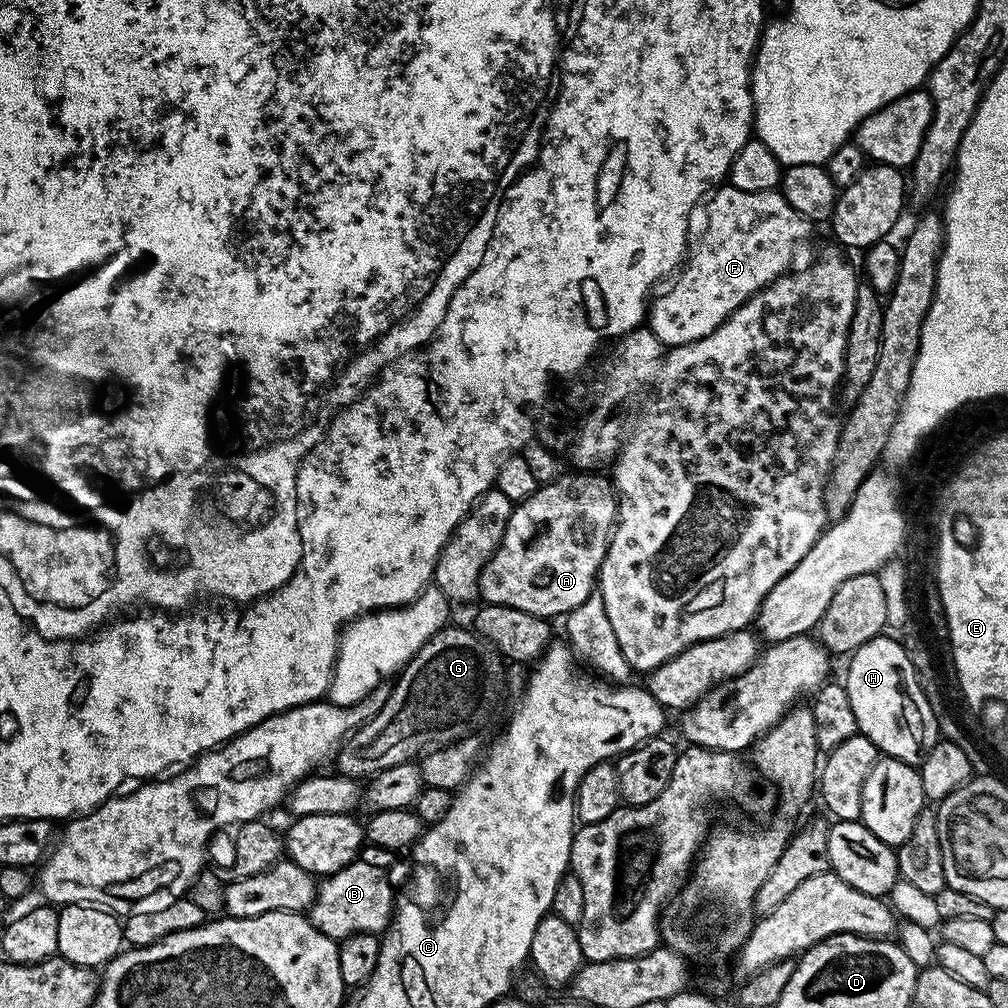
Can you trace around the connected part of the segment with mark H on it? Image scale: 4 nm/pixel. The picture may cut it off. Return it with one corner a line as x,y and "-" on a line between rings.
881,634
863,644
857,652
851,653
849,660
852,661
848,664
848,677
843,677
842,683
850,694
850,706
854,709
859,735
870,738
870,742
874,742
877,753
919,766
926,758
926,754
930,754
930,750
936,745
937,717
918,684
914,666
911,665
911,660
901,641
896,638
891,640
888,634

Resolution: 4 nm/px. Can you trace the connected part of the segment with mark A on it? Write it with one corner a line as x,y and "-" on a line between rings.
596,470
573,473
573,476
565,474
554,482
539,485
533,496
513,507
502,542
479,575
478,594
483,603
526,610
526,614
545,618
560,618
574,610
574,606
582,606
597,587
600,567
612,541
612,529
616,527
616,486

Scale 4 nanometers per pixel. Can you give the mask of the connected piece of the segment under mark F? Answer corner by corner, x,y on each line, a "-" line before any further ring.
720,186
715,189
707,197
708,204
708,225
704,228
704,237
700,240
700,245
691,249
690,255
687,257
686,263
679,269
678,275
671,281
672,285
661,294
660,297
653,299
649,303
646,313
646,326
654,334
658,334
658,338
668,348
677,348
683,344
694,342
698,338
706,338
706,334
713,332
718,326
722,326
722,322
726,317
732,316
734,310
738,310
751,296
756,292
760,292
771,280
777,280
779,276
784,275
793,267
792,264
804,251
808,248
808,239
812,236
813,221
804,217
798,210
794,210
794,206
790,206
790,202
786,202
786,198
778,190
771,192
747,192
746,190
738,190
731,186

